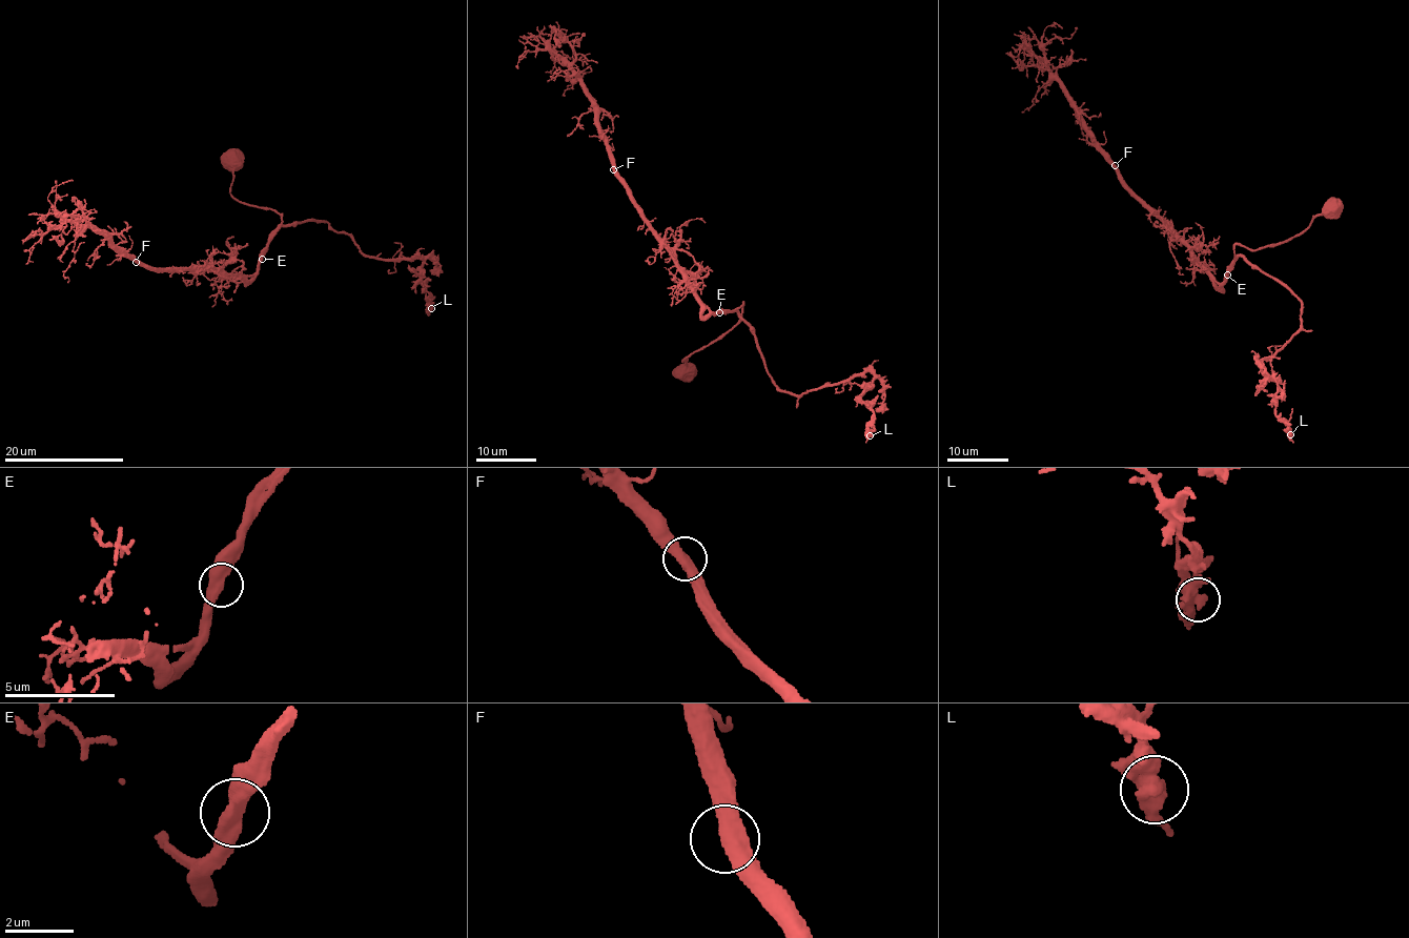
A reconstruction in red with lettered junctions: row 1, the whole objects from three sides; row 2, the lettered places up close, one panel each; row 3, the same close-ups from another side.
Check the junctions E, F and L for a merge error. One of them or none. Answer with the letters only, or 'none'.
none

